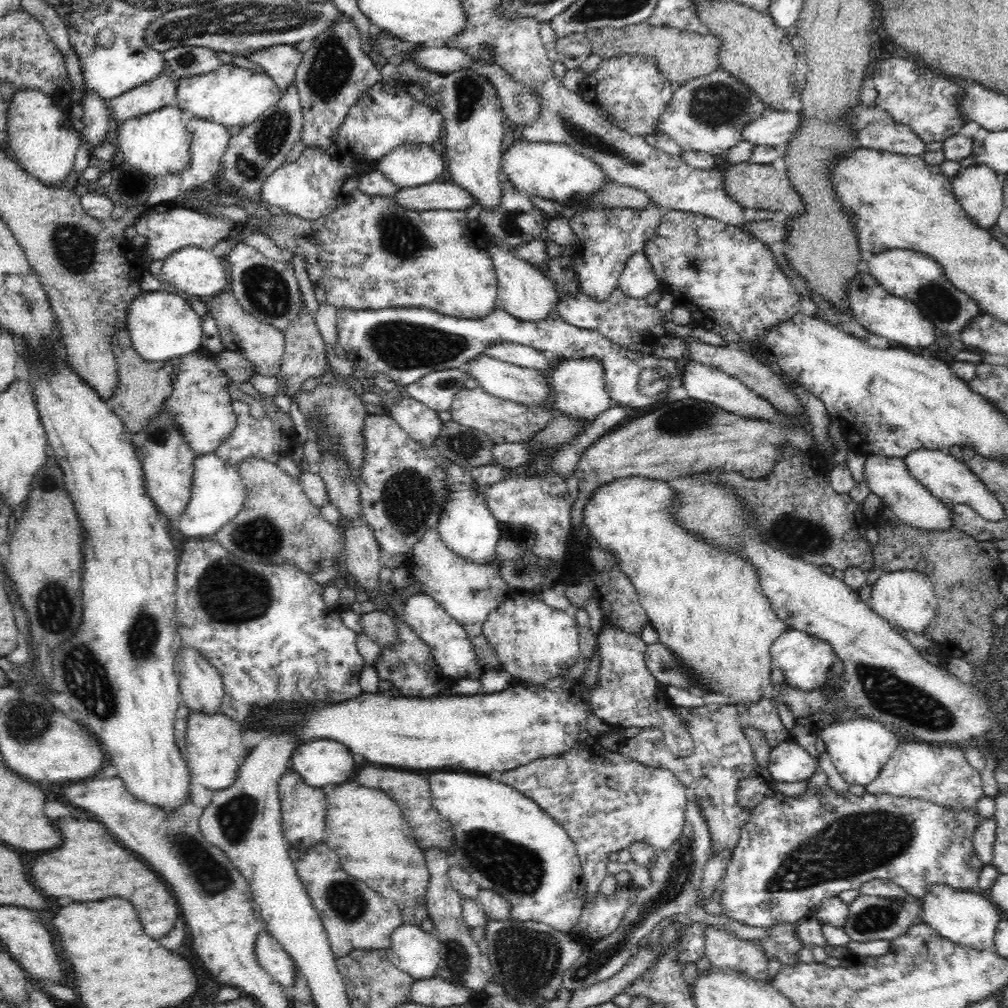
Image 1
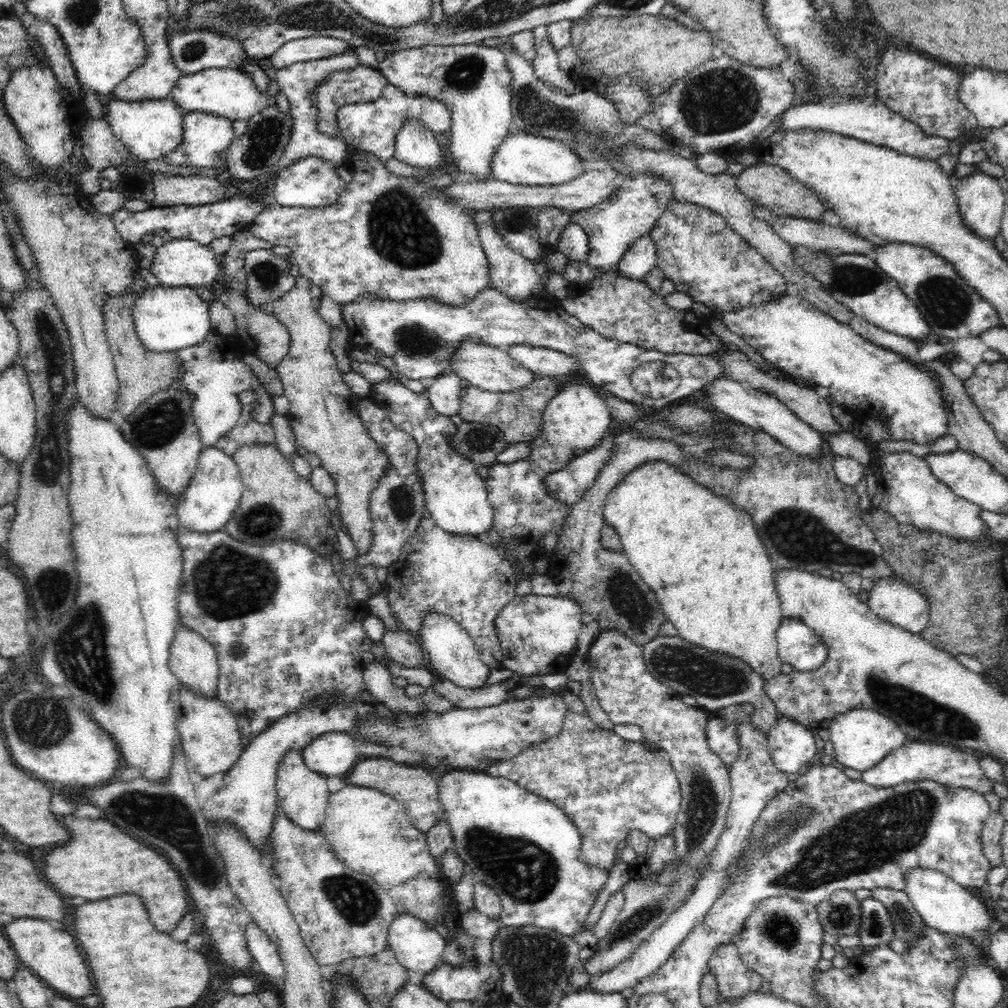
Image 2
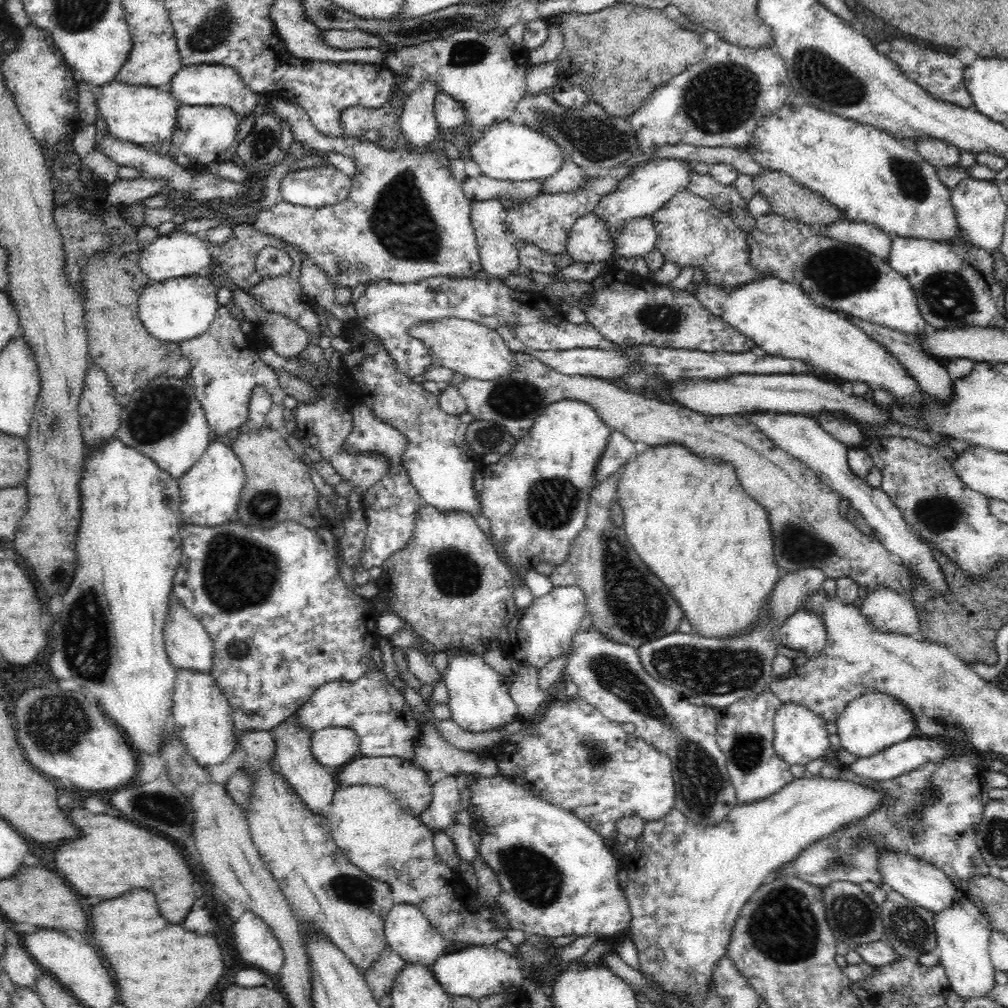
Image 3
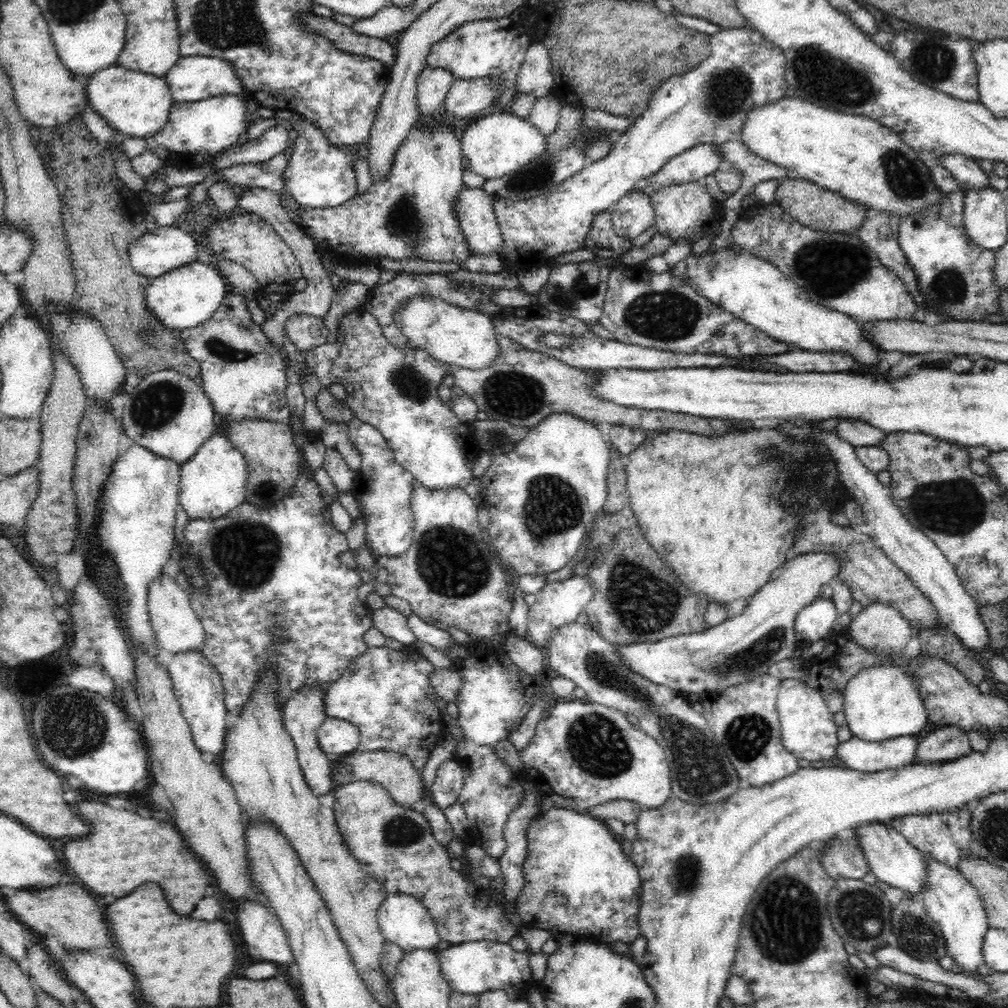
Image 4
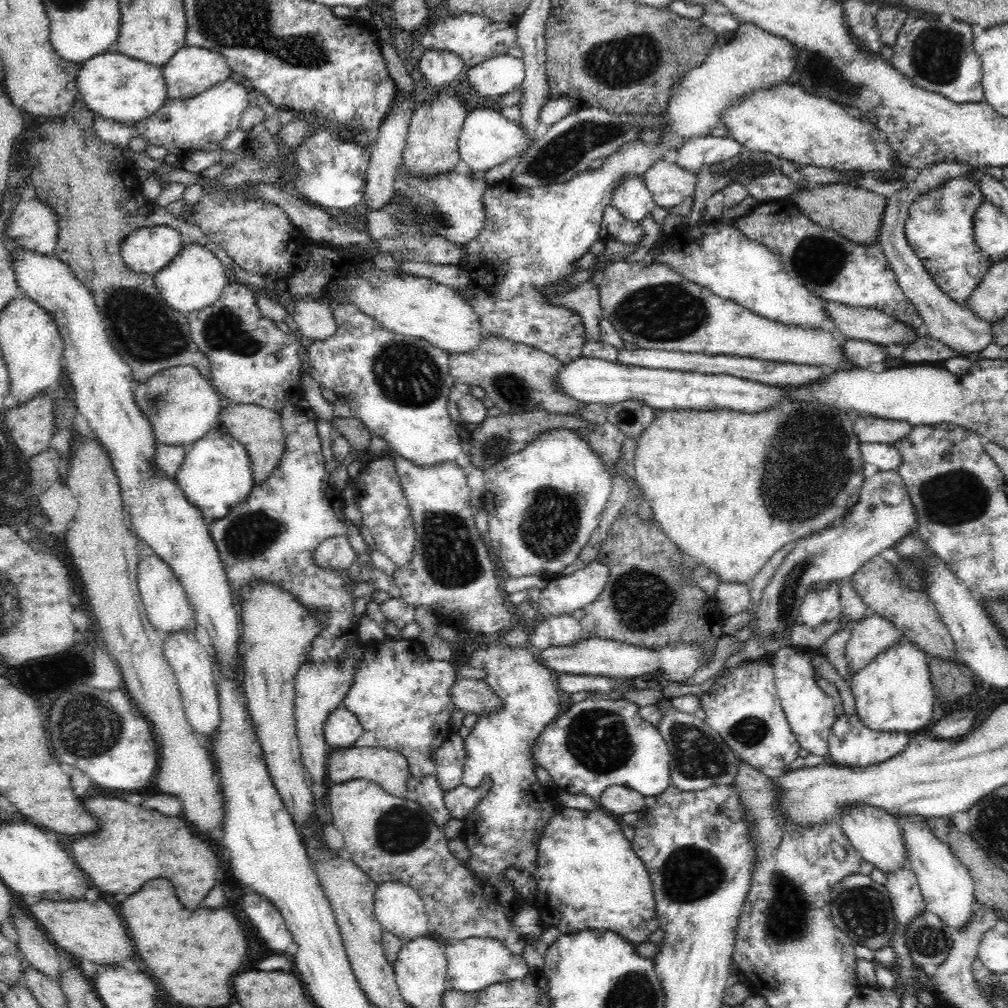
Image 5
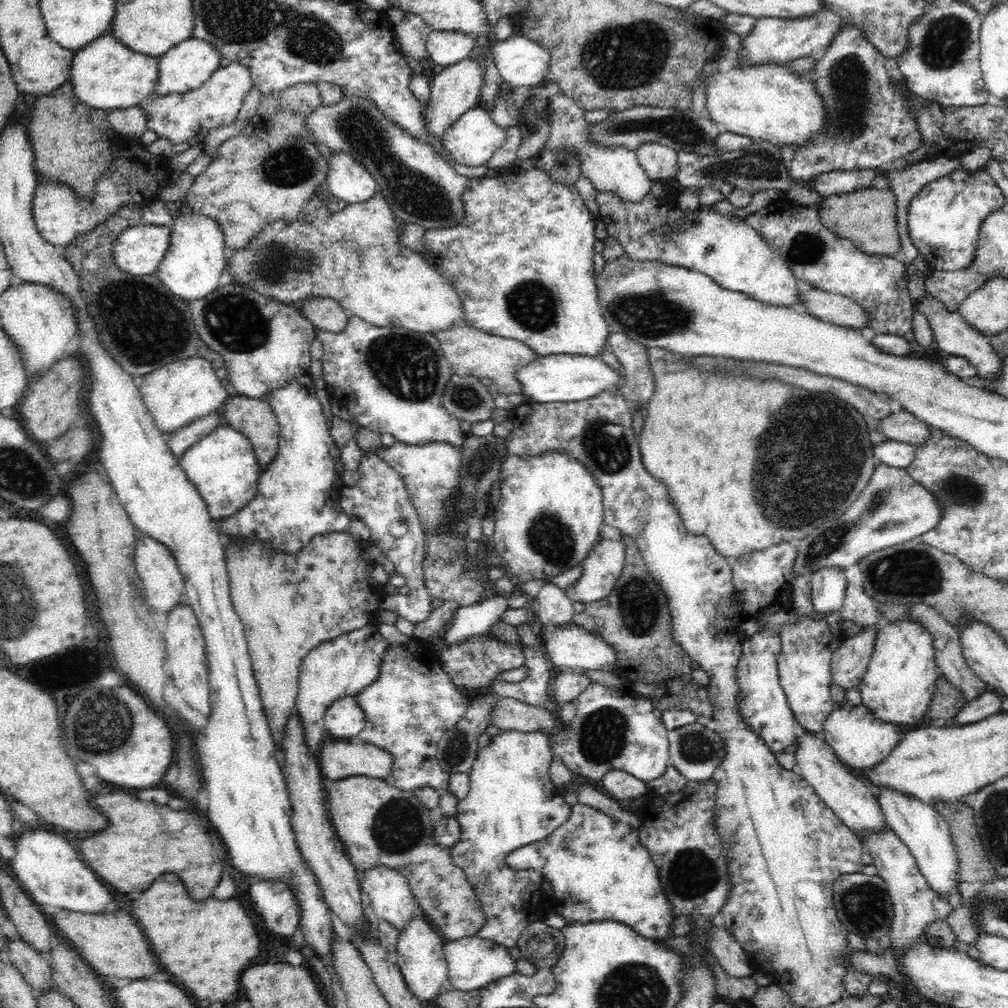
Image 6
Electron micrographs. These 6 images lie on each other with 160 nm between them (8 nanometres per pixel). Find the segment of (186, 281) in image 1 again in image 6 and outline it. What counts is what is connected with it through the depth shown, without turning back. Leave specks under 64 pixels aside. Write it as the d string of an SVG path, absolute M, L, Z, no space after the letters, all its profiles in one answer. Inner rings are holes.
M138 224L124 229L114 241L114 264L132 276L152 274L168 250L172 229L169 226Z

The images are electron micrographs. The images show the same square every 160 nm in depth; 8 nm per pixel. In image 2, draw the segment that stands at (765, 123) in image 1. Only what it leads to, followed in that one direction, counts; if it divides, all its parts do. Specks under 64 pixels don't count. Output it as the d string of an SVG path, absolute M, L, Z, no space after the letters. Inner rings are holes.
M873 96L866 98L852 98L843 100L839 104L827 105L823 102L817 104L800 104L786 109L778 120L777 131L785 130L825 130L826 132L837 132L842 136L851 136L862 142L869 142L876 146L885 146L896 152L908 154L915 157L923 157L924 160L938 160L944 153L948 153L951 140L941 136L928 136L915 123L902 118L902 116L892 112L882 102Z

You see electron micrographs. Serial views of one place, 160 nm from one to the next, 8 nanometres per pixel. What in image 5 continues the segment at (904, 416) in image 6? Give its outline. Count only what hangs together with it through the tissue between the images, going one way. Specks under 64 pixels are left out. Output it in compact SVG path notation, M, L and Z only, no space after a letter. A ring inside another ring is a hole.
M855 415L854 418L853 431L861 443L893 445L897 440L908 436L910 429L914 427L907 422L872 416Z

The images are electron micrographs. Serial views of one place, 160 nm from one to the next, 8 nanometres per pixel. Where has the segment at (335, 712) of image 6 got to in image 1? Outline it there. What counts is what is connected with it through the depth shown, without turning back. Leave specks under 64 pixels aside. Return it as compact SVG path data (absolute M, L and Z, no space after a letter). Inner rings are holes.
M316 738L296 747L289 767L301 776L308 787L324 788L354 780L354 770L359 766L344 744L327 738Z

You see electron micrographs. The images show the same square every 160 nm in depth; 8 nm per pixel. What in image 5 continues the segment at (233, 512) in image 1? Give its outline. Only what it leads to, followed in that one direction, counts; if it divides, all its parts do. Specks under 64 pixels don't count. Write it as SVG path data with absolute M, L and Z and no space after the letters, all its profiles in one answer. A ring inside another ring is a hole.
M218 428L208 430L200 440L190 444L174 479L184 491L188 503L200 510L208 522L228 516L250 496L255 486L250 457L244 445Z

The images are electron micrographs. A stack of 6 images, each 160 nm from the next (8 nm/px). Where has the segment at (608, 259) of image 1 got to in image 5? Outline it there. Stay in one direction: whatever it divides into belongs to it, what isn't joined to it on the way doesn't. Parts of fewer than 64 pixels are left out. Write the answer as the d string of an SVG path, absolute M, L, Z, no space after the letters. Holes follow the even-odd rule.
M705 135L690 138L673 157L678 167L698 173L700 168L725 162L738 156L742 144L730 137Z

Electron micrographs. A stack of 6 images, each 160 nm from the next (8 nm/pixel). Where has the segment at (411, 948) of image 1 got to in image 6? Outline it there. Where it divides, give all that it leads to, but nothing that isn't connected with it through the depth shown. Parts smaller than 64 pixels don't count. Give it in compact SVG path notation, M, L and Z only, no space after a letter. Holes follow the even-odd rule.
M374 866L364 870L362 891L368 894L370 906L378 920L390 923L399 931L414 918L417 898L409 887L408 879L393 868Z

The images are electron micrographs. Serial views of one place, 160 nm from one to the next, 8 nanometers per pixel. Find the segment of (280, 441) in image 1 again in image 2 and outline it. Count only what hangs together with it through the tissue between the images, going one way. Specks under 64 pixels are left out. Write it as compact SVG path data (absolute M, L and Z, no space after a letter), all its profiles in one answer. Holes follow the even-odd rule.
M244 390L238 395L241 412L232 430L220 437L215 444L224 454L233 456L244 444L271 444L277 446L276 433L271 423L264 424L253 419L253 406L257 401L254 390Z

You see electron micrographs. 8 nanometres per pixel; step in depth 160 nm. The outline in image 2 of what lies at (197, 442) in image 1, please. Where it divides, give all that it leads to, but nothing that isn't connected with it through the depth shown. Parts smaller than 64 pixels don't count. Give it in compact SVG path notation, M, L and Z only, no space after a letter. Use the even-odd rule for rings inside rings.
M213 329L200 344L177 351L184 374L177 380L174 387L178 390L186 390L193 395L191 404L193 419L204 447L215 446L220 437L234 428L241 412L238 395L244 390L254 390L257 394L257 401L253 406L254 420L268 424L270 415L274 413L272 404L274 394L262 388L257 374L252 372L249 364L217 348L216 340L218 340L218 332Z

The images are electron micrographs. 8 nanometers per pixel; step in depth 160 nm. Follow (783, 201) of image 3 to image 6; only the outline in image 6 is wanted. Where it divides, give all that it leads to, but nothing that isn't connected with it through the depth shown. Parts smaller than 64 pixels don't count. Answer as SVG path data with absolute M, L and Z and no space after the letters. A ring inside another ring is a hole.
M868 187L825 196L816 207L819 219L838 236L852 241L863 253L891 256L902 246L897 231L896 195L890 188Z

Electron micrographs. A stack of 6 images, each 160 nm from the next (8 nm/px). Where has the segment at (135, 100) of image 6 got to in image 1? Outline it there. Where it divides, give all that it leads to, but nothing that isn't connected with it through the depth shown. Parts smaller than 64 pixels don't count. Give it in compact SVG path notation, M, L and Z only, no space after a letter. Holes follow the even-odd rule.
M166 106L138 118L128 118L113 127L112 140L120 144L126 162L142 174L155 178L182 172L191 164L191 134L186 128L187 114L179 107Z

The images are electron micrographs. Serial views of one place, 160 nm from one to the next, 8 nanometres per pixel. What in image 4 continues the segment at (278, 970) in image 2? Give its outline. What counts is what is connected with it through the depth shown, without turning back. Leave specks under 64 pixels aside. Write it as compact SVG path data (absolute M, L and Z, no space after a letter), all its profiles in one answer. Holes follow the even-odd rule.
M252 899L238 908L238 928L242 942L248 948L256 948L260 960L286 965L294 960L288 935L280 919L270 906Z

